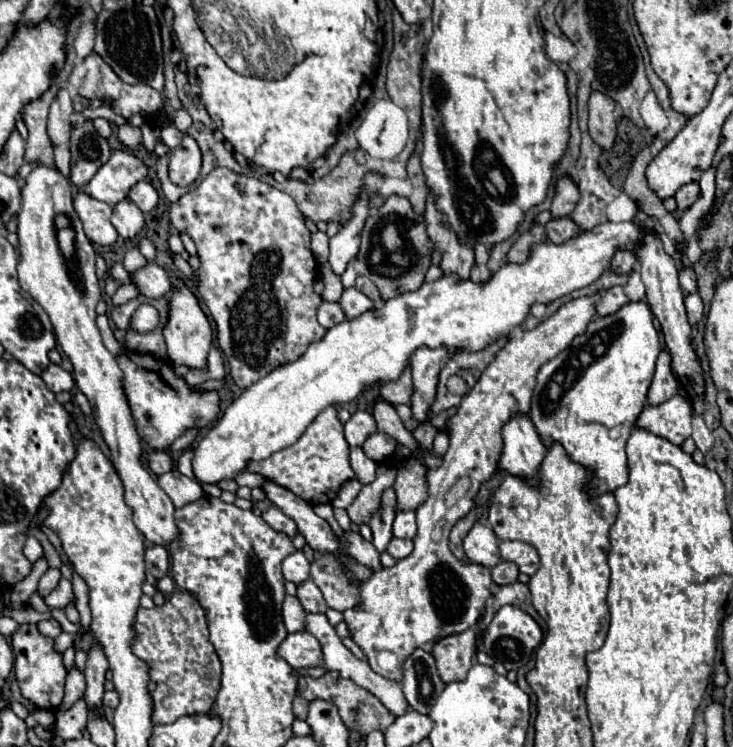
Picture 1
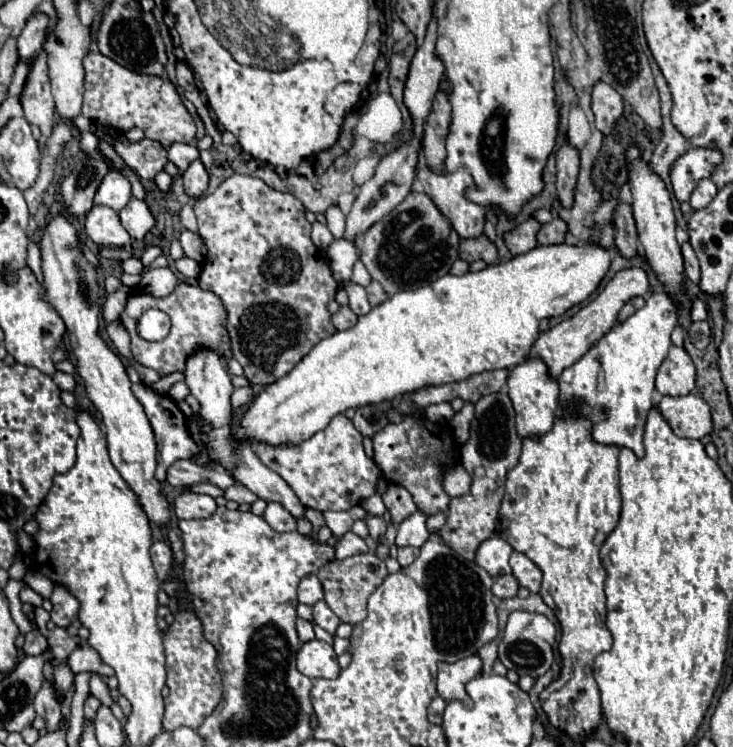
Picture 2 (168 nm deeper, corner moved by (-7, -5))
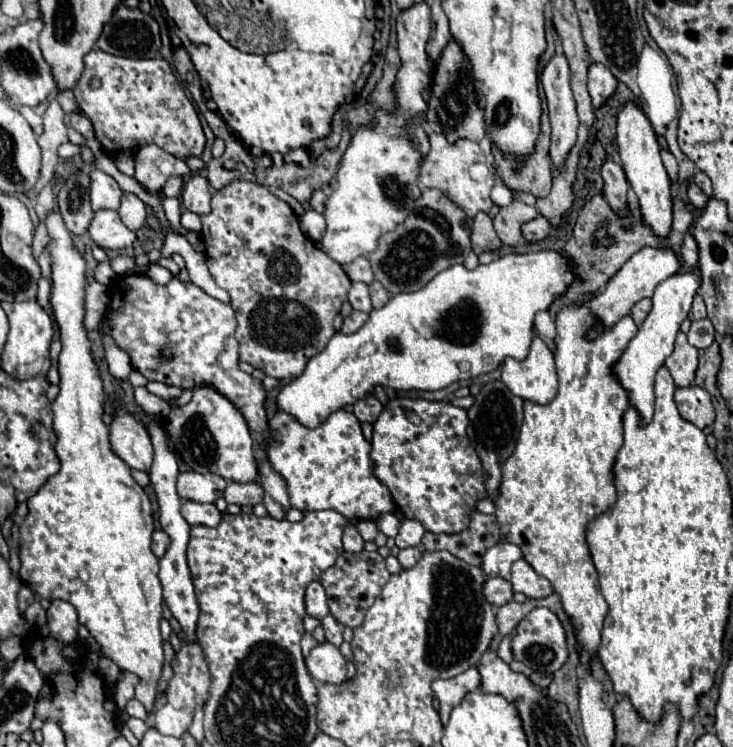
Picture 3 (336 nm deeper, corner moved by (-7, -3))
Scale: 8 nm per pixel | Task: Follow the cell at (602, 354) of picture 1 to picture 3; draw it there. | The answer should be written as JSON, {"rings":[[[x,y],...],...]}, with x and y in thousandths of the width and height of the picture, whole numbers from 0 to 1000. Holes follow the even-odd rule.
{"rings":[[[928,364],[906,378],[900,378],[892,388],[889,396],[889,415],[884,418],[881,428],[870,439],[868,450],[857,458],[846,479],[838,485],[835,498],[846,517],[857,527],[859,544],[873,554],[873,570],[881,570],[889,562],[892,554],[892,503],[898,493],[906,487],[906,482],[917,474],[920,469],[920,455],[922,447],[928,444],[930,428],[939,423],[939,415],[944,410],[944,399],[955,383],[955,372],[950,364]]]}

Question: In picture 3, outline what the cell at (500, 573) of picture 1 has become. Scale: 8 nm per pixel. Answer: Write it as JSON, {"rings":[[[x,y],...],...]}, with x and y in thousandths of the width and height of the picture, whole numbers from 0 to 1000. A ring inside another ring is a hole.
{"rings":[[[677,771],[677,774],[666,774],[663,776],[660,795],[668,803],[668,809],[685,811],[685,809],[690,809],[690,806],[698,803],[701,793],[698,793],[698,782],[693,776],[688,776],[685,771]]]}

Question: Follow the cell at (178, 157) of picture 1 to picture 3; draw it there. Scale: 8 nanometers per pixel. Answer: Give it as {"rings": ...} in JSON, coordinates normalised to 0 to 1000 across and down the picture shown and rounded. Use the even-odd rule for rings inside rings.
{"rings":[[[265,233],[248,252],[248,273],[254,281],[267,286],[286,284],[286,249],[276,233]]]}

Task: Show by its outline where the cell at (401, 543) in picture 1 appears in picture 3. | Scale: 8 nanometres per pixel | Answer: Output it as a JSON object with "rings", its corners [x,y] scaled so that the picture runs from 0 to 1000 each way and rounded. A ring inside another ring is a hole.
{"rings":[[[551,734],[543,742],[543,752],[548,755],[548,760],[562,760],[573,750],[573,744],[576,744],[573,734]]]}

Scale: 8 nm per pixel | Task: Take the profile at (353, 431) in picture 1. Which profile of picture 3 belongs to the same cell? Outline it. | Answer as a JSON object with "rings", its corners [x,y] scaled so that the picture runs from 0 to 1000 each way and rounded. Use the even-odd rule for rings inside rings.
{"rings":[[[508,527],[483,541],[483,557],[491,565],[502,565],[502,568],[510,568],[516,562],[516,557],[521,554],[521,549],[524,549],[524,544]]]}

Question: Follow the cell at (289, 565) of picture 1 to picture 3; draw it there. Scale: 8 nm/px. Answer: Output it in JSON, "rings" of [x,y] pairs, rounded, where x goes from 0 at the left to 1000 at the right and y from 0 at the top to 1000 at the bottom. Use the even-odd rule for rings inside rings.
{"rings":[[[423,779],[417,784],[417,819],[423,825],[431,825],[439,830],[439,825],[447,822],[447,806],[445,806],[445,793],[437,779]]]}

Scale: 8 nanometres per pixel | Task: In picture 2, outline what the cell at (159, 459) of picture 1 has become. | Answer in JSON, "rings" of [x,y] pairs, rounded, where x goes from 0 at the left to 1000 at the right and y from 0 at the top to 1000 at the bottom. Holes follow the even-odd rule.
{"rings":[[[243,616],[243,618],[237,618],[232,624],[226,645],[232,651],[237,651],[237,653],[259,653],[259,651],[267,651],[267,648],[276,648],[276,645],[286,645],[286,648],[308,656],[322,643],[308,629],[297,632],[292,627],[270,624],[265,618],[259,618],[259,616]]]}

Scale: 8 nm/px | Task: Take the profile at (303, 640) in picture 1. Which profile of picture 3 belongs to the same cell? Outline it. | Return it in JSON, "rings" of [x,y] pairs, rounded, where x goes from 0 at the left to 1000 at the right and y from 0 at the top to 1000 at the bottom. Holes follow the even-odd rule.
{"rings":[[[439,859],[423,870],[417,878],[417,894],[431,913],[464,916],[472,910],[472,881],[450,859]]]}

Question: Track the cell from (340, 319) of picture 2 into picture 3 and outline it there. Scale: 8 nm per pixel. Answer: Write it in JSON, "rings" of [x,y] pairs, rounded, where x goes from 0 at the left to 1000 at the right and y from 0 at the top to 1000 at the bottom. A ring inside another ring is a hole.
{"rings":[[[480,418],[477,423],[472,423],[469,426],[469,434],[467,434],[467,444],[469,447],[480,447],[480,444],[486,444],[488,439],[494,439],[494,434],[502,428],[502,420],[499,418]]]}

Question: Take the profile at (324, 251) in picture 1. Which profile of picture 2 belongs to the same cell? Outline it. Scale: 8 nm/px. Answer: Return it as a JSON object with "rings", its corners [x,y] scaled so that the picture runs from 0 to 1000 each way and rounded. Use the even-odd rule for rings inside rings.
{"rings":[[[428,297],[428,300],[426,300],[426,324],[428,324],[437,335],[442,335],[453,321],[456,321],[456,316],[450,313],[450,308],[447,308],[442,300],[437,300],[437,297]]]}

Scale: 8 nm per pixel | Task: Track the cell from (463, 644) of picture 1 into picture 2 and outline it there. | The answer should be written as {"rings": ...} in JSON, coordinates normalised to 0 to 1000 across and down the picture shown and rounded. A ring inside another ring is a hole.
{"rings":[[[638,878],[619,889],[600,886],[595,908],[598,932],[606,940],[619,940],[619,937],[636,940],[636,924],[633,924],[636,913],[641,913],[641,908],[649,908],[655,900],[658,900],[658,884],[652,878]]]}

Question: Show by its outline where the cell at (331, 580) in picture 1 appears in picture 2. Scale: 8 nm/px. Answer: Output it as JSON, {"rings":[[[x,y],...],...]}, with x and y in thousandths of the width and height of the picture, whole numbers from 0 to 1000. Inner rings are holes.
{"rings":[[[486,742],[469,750],[456,750],[437,760],[434,776],[442,784],[442,803],[450,811],[450,817],[475,835],[488,835],[499,827],[499,806],[505,795],[524,779],[529,771],[529,763],[524,758],[524,750],[518,750],[513,742]]]}

